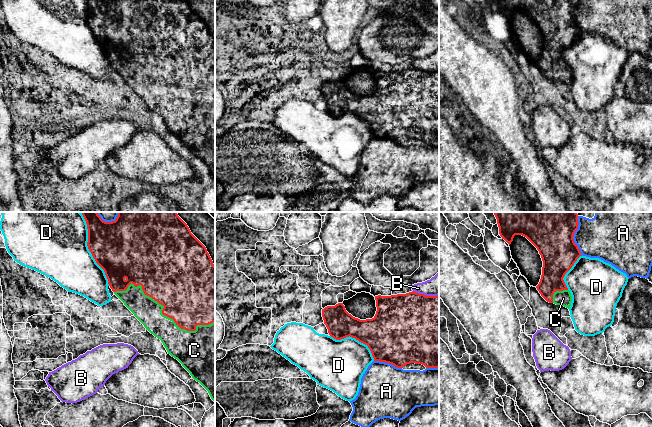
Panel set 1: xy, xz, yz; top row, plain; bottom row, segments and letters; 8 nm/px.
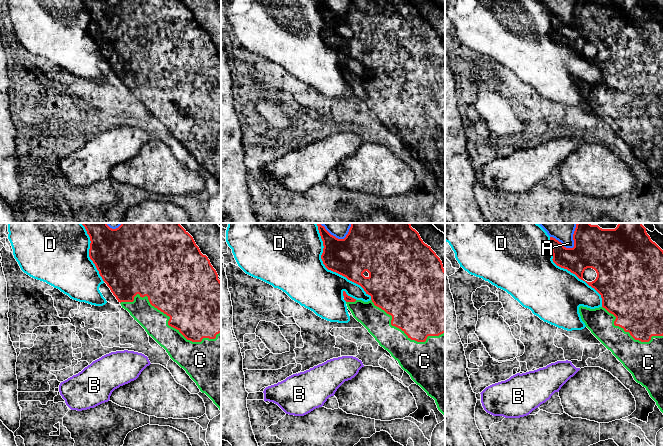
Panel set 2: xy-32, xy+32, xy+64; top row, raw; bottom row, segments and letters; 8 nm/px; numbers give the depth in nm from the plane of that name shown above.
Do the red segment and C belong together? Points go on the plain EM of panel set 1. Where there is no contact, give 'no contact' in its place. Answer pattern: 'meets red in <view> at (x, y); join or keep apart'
meets red in xy at (162, 86); join

